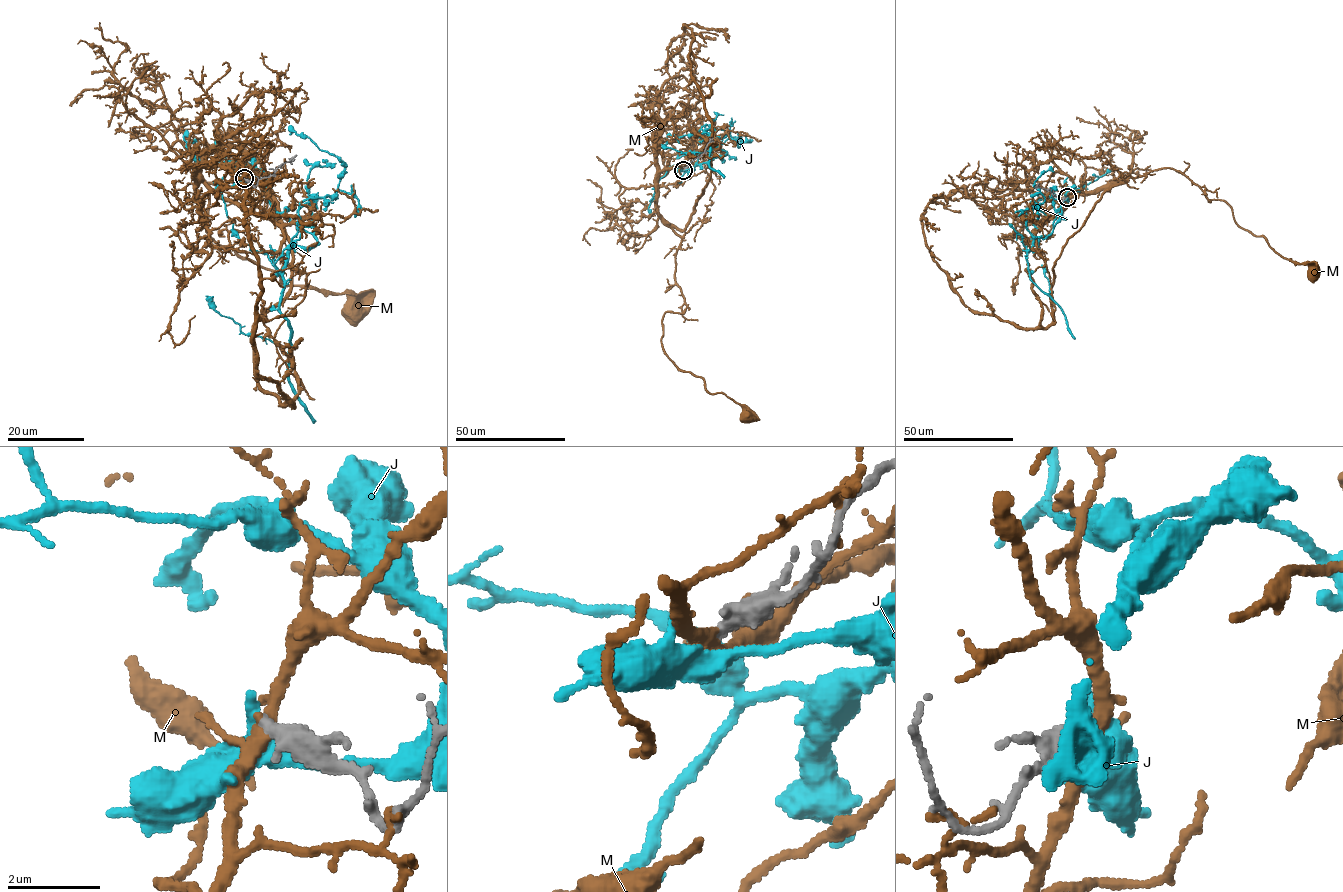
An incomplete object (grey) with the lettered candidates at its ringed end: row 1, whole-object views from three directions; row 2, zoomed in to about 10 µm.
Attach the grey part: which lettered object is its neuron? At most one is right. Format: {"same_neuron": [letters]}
{"same_neuron": []}

